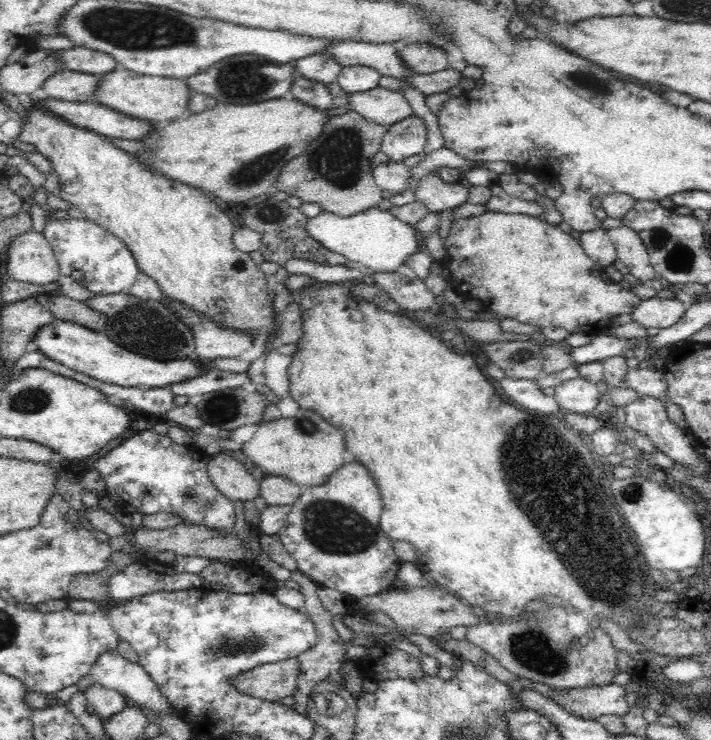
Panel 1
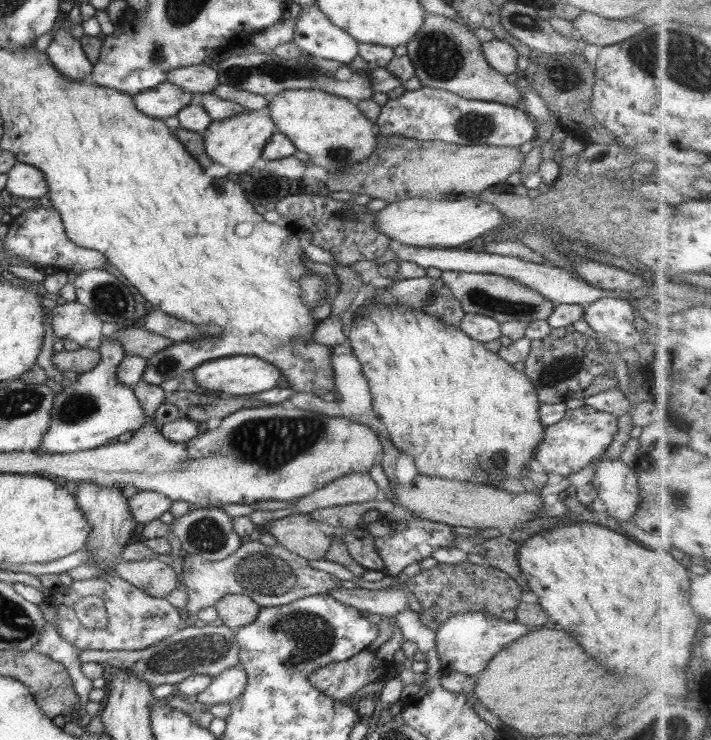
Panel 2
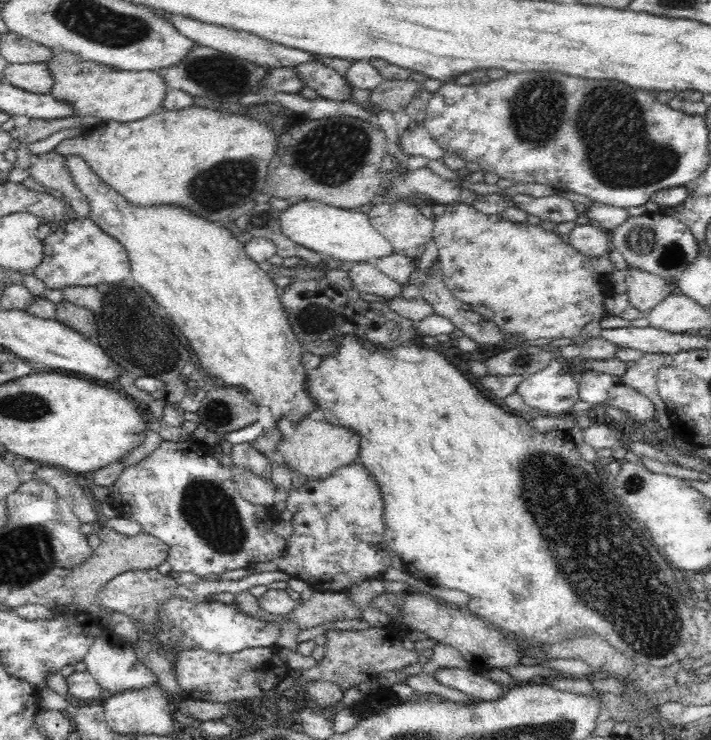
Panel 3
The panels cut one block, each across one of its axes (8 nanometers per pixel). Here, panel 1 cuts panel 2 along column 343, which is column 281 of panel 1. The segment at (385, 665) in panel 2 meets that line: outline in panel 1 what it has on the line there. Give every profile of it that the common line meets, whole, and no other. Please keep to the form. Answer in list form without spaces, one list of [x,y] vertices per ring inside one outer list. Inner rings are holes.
[[[286,658],[280,662],[260,664],[244,670],[231,681],[243,694],[268,702],[292,697],[298,688],[300,665],[298,659]]]

